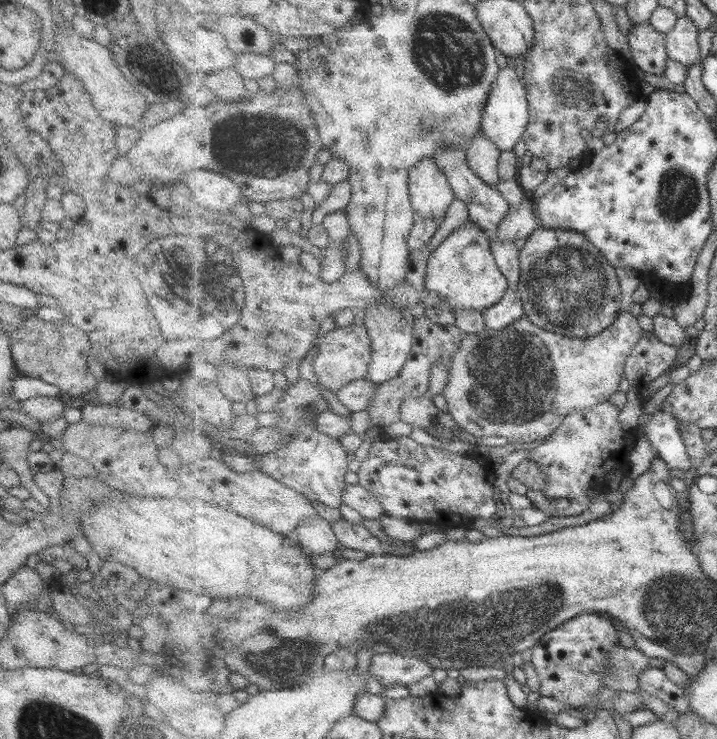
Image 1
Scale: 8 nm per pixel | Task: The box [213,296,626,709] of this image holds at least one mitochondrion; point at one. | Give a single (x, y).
(467, 632)

